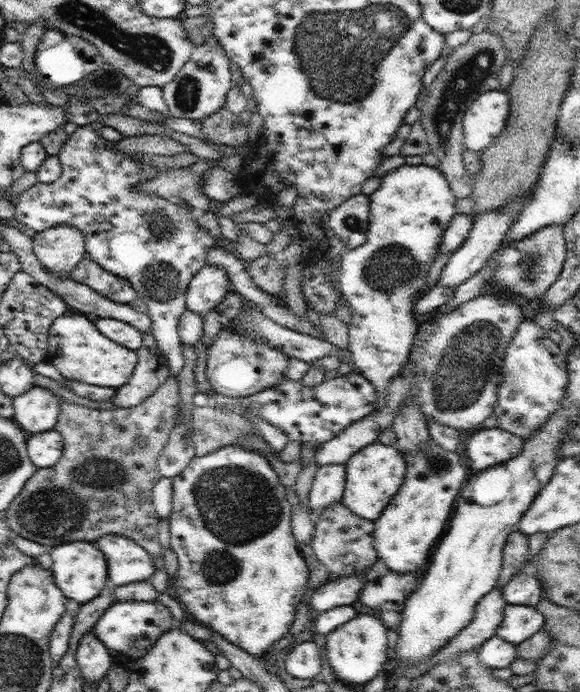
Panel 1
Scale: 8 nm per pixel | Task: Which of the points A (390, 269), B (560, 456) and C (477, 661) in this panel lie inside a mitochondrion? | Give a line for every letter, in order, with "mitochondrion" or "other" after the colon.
A: mitochondrion
B: other
C: other

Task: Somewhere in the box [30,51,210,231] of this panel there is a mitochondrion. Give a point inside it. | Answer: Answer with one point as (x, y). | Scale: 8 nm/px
(186, 94)

